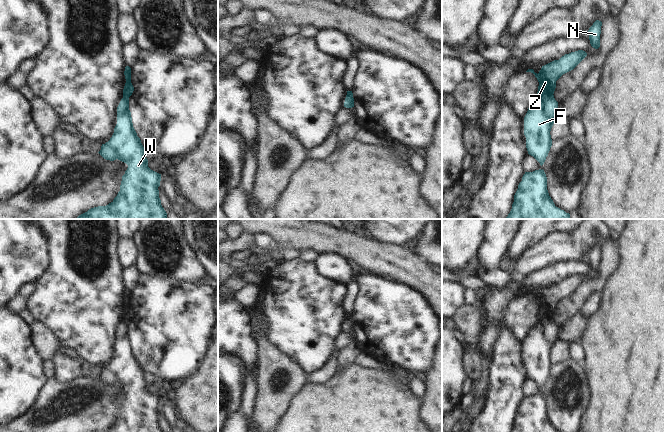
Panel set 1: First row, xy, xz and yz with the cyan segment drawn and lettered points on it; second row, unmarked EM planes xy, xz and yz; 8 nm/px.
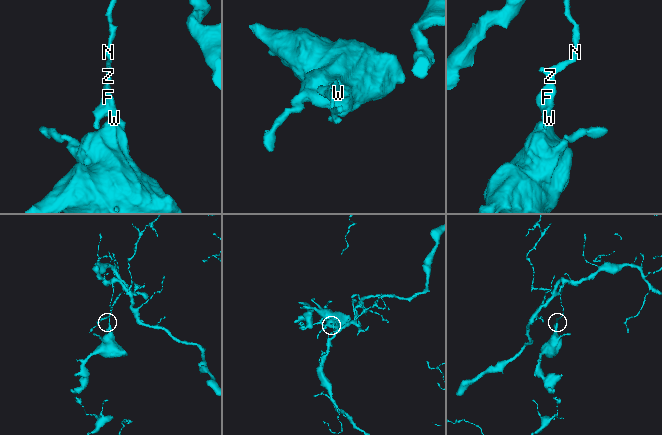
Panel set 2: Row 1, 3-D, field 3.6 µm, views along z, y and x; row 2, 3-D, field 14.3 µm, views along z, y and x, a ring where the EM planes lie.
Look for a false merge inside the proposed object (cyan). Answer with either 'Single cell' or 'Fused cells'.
Fused cells.

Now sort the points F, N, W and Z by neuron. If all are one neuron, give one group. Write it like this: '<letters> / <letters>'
F W / N Z

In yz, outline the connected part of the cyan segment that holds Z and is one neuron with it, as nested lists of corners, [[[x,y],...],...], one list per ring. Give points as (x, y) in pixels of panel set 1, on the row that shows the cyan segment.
[[[578,50],[565,54],[559,60],[554,60],[542,66],[538,74],[533,69],[528,69],[526,72],[533,73],[539,82],[538,98],[553,95],[556,88],[556,81],[563,74],[573,70],[586,56],[587,53],[585,51]]]

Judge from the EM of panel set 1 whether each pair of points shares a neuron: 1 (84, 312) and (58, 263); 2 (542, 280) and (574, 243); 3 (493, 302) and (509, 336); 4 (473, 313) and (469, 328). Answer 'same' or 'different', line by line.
1: same
2: different
3: different
4: same

